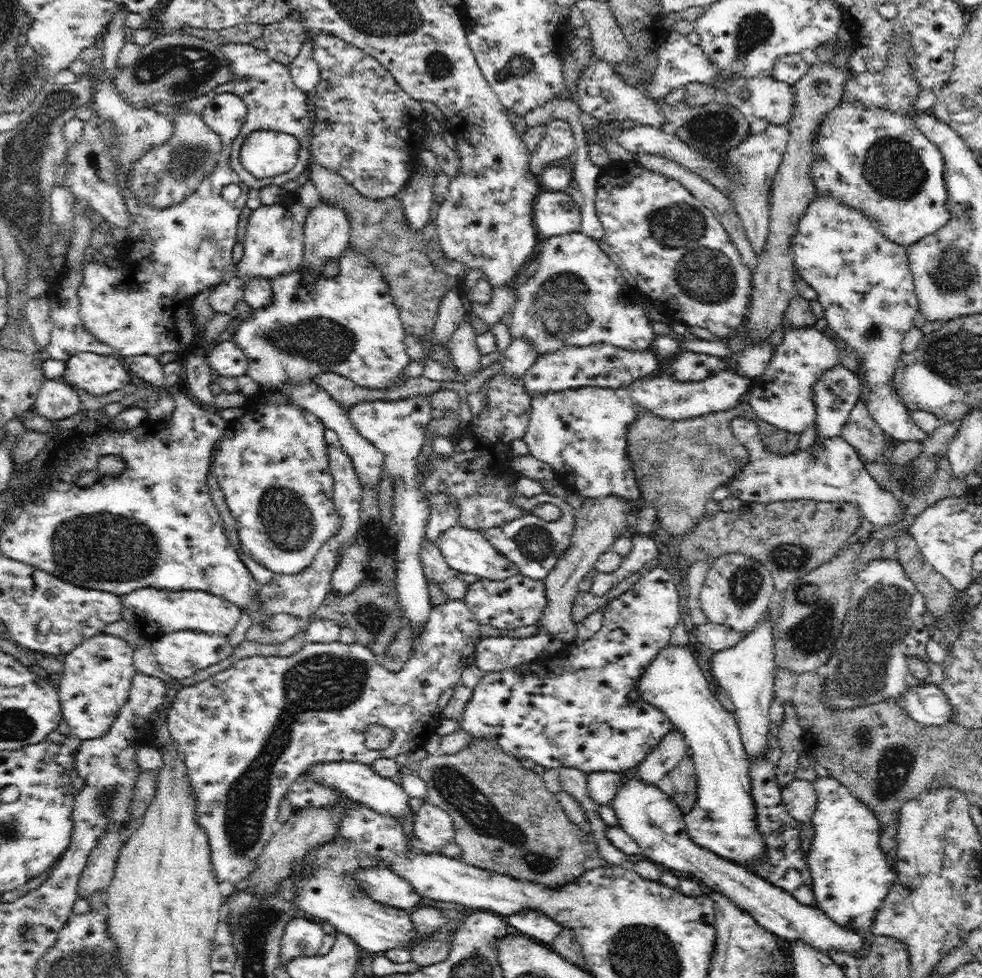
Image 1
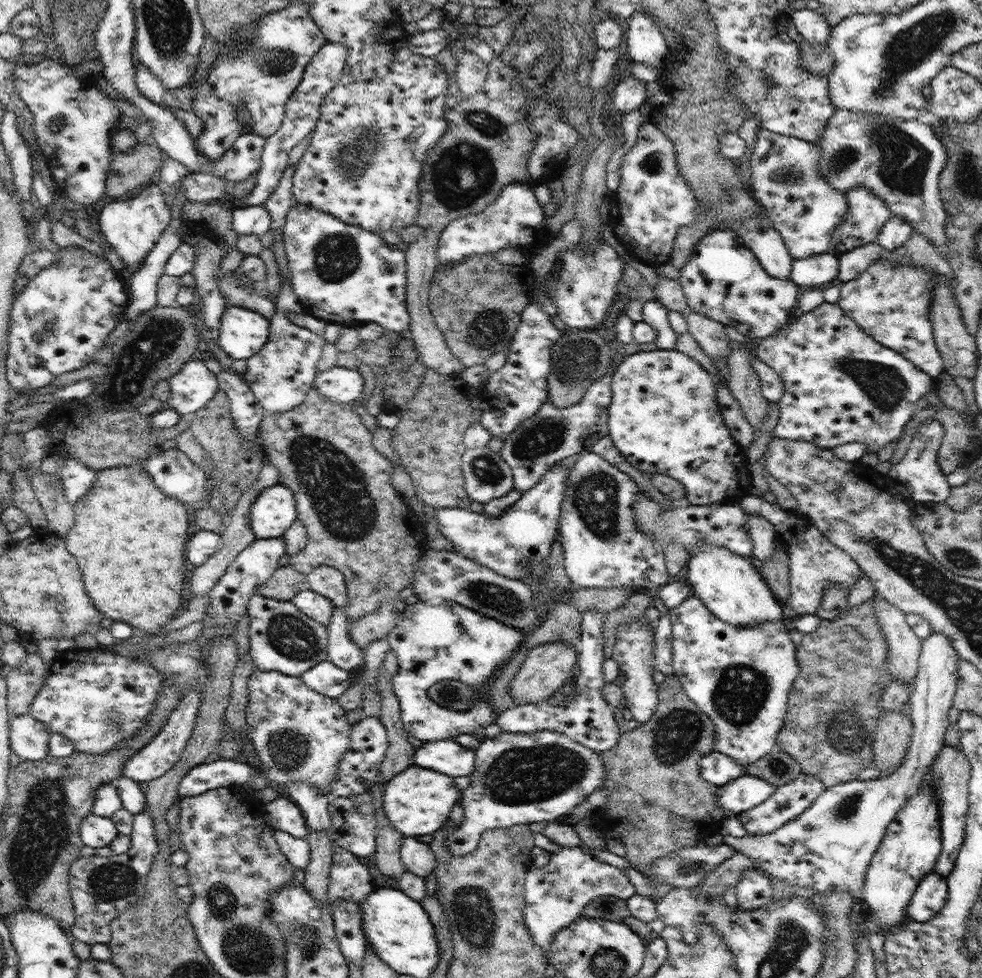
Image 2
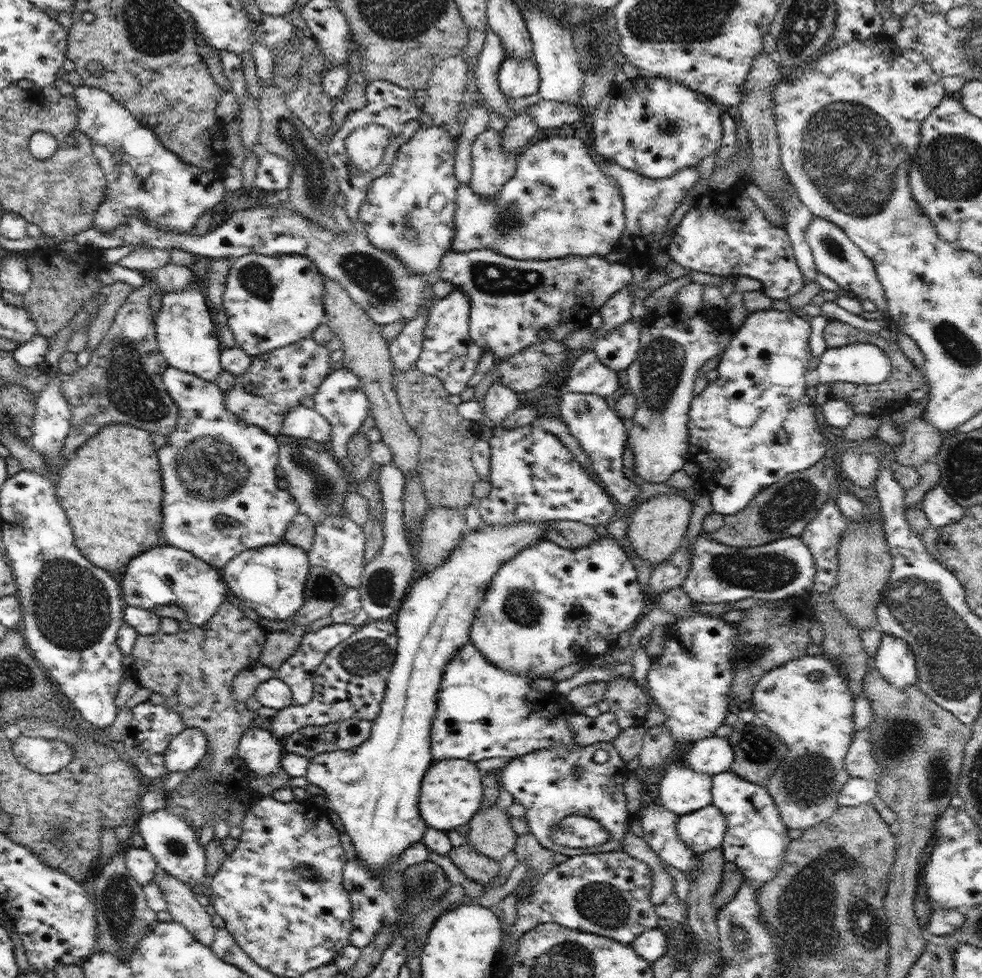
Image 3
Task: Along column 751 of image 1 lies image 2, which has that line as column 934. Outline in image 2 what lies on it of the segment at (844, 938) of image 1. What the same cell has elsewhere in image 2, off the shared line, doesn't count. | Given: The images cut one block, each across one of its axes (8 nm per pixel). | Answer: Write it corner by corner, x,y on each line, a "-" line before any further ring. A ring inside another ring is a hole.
935,870
922,877
910,904
906,908
907,918
916,922
928,922
948,901
947,878

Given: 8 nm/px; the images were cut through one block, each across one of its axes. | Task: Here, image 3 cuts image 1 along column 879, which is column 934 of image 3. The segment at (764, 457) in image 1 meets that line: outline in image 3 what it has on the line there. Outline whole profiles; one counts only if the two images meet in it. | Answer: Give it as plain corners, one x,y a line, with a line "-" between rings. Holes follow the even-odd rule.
939,482
926,492
920,504
932,527
940,528
960,521
964,508
960,506

